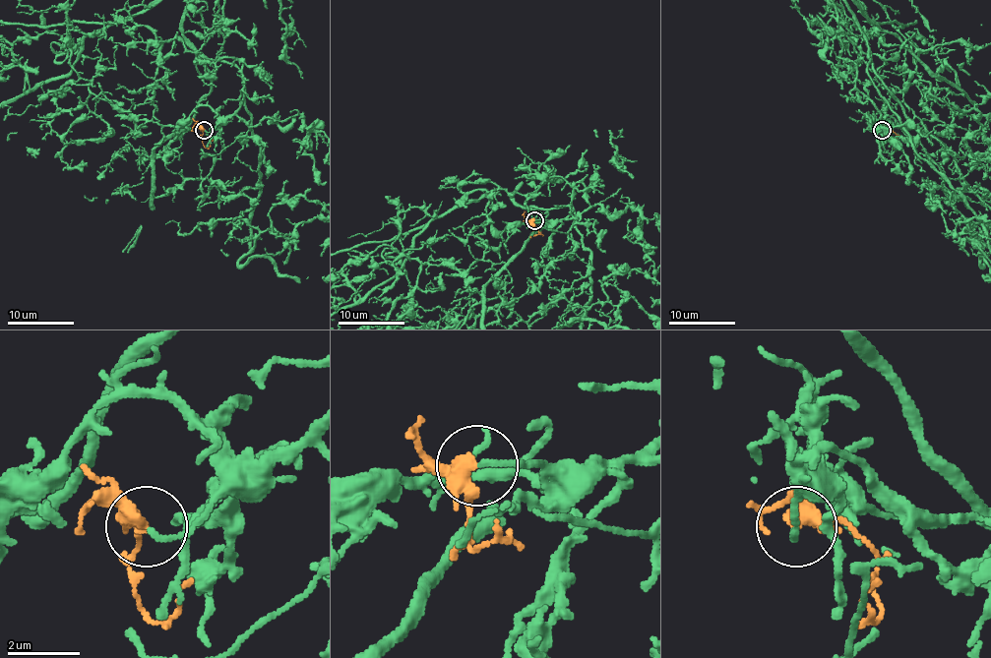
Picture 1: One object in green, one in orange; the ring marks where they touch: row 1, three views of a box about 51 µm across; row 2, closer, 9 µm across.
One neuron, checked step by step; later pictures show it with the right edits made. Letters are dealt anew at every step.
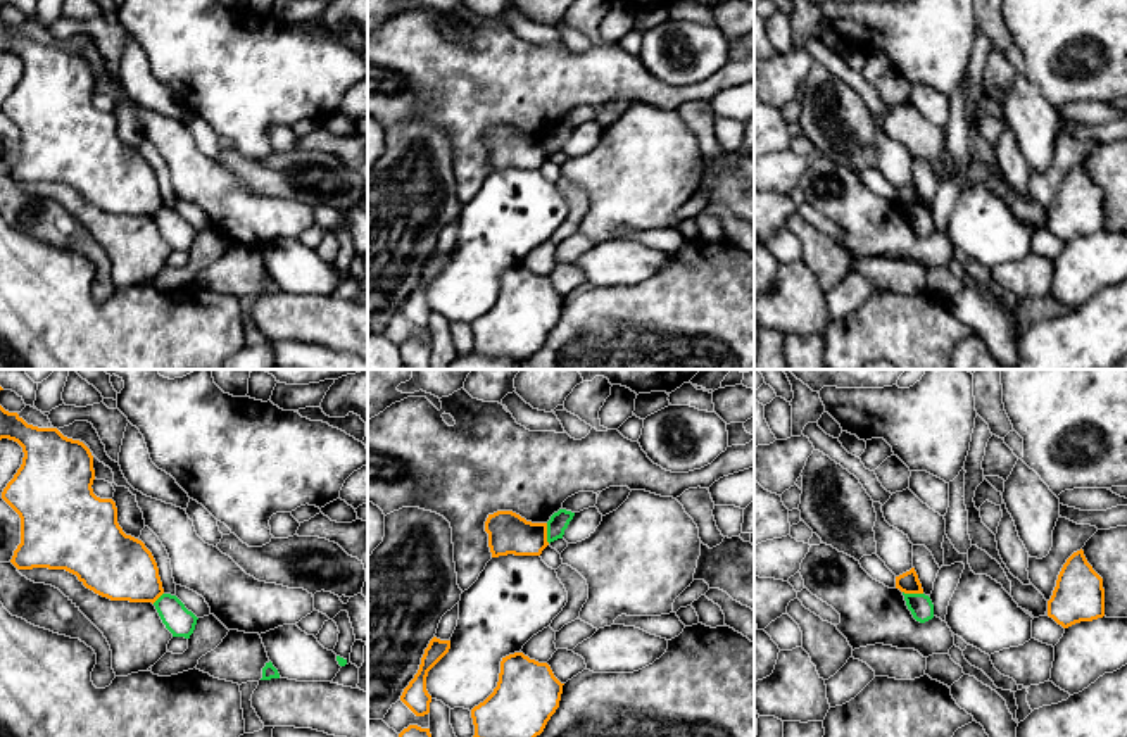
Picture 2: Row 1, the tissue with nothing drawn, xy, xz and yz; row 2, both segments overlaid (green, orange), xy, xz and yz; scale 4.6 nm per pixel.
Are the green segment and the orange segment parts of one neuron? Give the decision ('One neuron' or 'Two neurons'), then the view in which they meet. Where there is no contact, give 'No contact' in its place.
Two neurons. Touches green in xz

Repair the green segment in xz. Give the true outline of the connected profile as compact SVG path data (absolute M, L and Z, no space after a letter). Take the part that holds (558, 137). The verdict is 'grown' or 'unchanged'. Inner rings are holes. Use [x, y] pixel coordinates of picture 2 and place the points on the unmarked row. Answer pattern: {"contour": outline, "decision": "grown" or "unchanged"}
{"contour": "M559 123L551 129L547 135L547 155L554 155L557 152L563 152L564 143L568 142L570 135L573 133L575 126Z", "decision": "unchanged"}

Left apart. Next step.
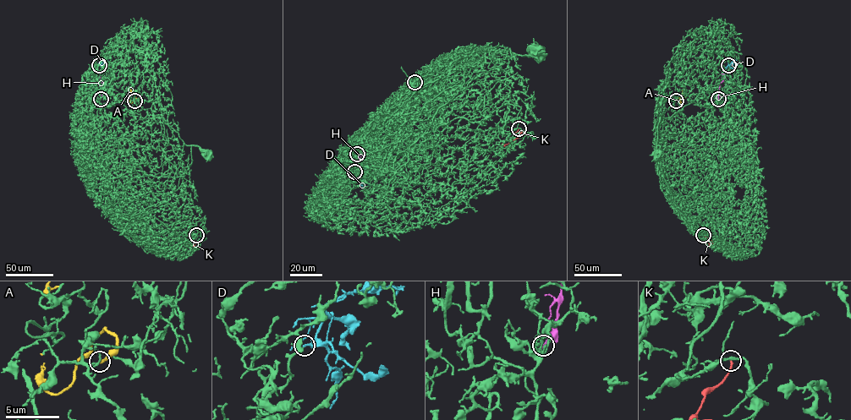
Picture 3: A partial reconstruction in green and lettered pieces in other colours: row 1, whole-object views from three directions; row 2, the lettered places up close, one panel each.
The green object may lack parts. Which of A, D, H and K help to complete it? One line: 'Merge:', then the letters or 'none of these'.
Merge: D

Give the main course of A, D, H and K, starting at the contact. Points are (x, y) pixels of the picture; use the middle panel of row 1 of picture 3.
A: (414, 82), (417, 84), (415, 88), (407, 94)
D: (354, 171), (370, 185)
H: (356, 154), (361, 157), (356, 164), (360, 159)
K: (518, 128), (508, 144), (502, 144)

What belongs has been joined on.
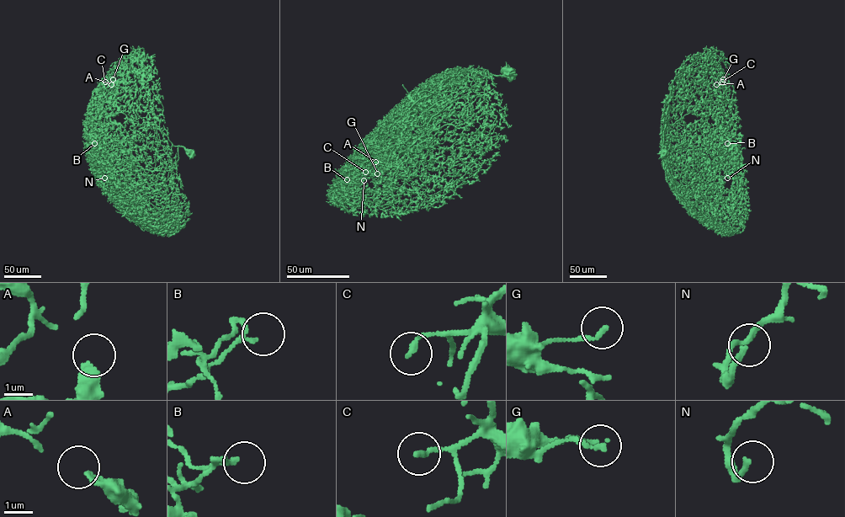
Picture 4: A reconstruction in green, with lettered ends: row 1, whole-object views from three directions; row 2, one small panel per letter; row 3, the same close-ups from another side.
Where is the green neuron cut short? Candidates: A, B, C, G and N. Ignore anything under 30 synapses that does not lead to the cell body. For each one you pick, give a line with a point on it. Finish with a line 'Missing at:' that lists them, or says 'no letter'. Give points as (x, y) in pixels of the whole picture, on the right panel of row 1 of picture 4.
B: at (727, 143)
N: at (727, 178)
Missing at: B, N

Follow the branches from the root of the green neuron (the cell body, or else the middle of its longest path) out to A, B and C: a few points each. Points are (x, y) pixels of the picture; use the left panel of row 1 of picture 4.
A: (190, 152), (183, 146), (173, 146), (156, 125), (140, 125), (129, 118), (103, 88), (105, 83), (111, 84)
B: (190, 152), (177, 146), (158, 151), (145, 147), (111, 149), (104, 144), (98, 146), (93, 140), (94, 143)
C: (190, 152), (183, 146), (173, 146), (156, 125), (140, 125), (129, 118), (113, 102), (103, 88), (105, 82)

